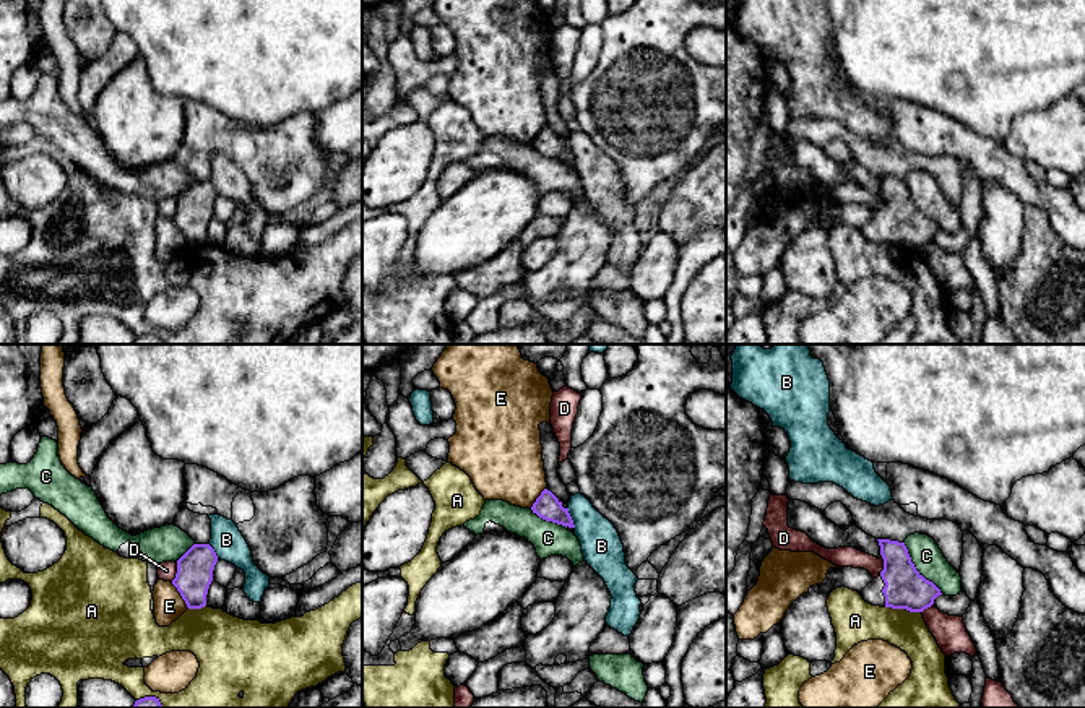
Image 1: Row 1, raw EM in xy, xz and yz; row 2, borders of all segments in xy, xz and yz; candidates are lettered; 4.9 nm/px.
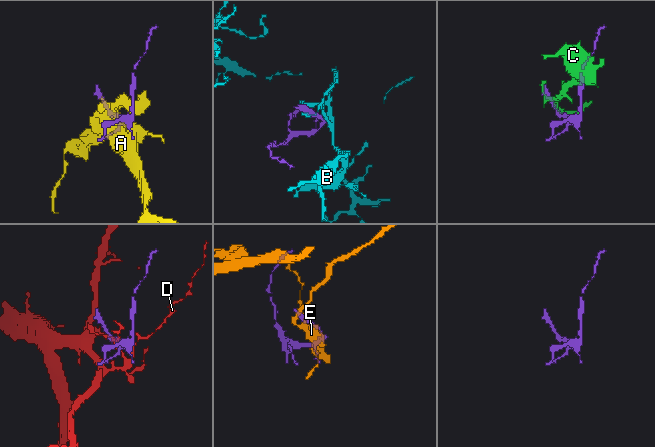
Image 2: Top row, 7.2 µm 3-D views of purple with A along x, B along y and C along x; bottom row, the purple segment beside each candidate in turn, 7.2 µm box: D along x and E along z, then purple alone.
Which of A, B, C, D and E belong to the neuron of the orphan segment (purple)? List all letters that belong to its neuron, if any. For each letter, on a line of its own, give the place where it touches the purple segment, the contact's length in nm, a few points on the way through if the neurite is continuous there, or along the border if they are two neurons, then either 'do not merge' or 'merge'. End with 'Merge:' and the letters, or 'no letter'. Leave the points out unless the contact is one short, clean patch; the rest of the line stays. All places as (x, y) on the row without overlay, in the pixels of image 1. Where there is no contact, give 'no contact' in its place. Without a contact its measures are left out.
A: yz (902, 244) | 190 nm | do not merge
B: xz (570, 155) | 110 nm | do not merge
C: yz (915, 205) | 320 nm | do not merge
D: xy (176, 210) | 100 nm | do not merge
E: xy (181, 231) | 160 nm | do not merge
Merge: no letter

